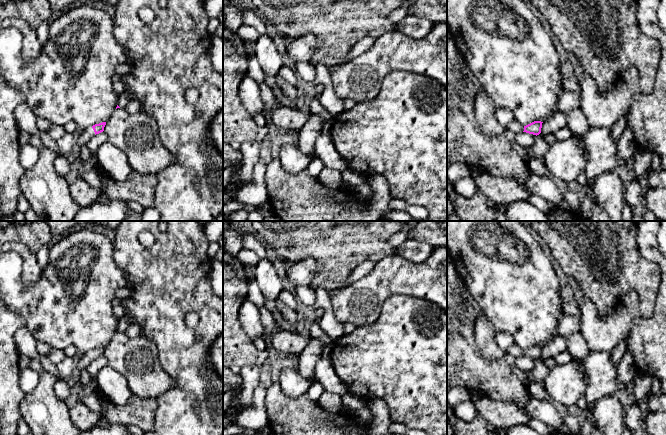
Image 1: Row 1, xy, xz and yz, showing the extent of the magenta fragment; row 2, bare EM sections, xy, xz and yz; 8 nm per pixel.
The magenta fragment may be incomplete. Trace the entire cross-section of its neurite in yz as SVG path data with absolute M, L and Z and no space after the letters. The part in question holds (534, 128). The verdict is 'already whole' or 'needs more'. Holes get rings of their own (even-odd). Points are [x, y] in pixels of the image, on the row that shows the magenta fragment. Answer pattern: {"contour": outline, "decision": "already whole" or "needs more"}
{"contour": "M534 121L526 126L524 126L523 132L537 136L541 133L542 123L543 122L541 122L541 121Z", "decision": "already whole"}

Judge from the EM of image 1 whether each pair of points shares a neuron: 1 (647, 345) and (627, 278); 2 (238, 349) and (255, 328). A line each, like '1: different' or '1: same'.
1: different
2: different

